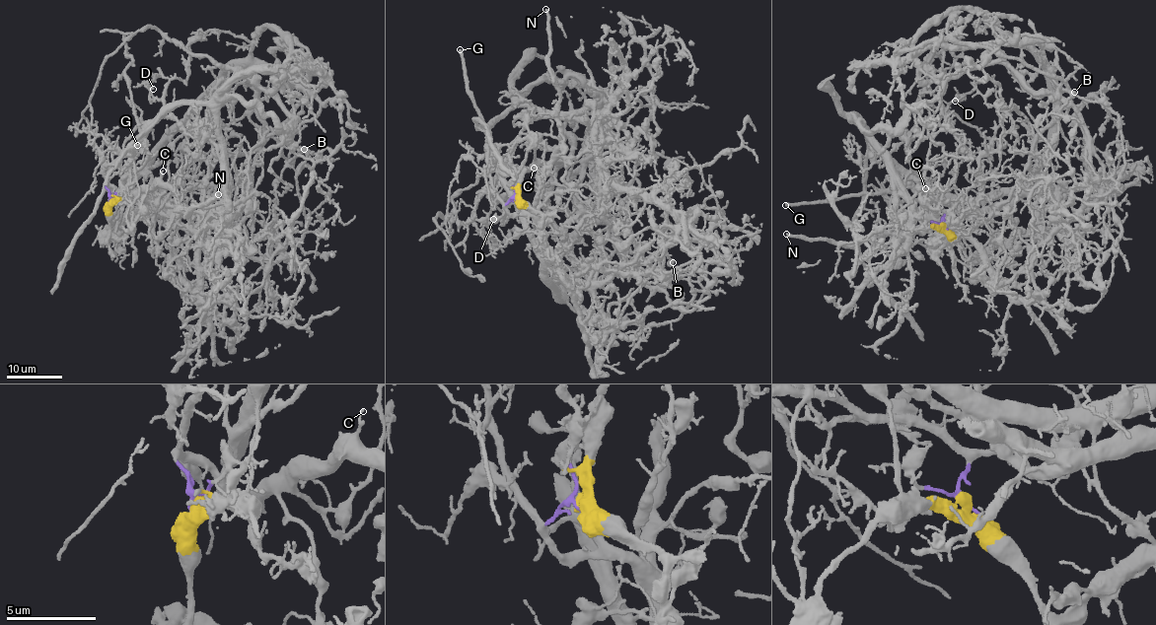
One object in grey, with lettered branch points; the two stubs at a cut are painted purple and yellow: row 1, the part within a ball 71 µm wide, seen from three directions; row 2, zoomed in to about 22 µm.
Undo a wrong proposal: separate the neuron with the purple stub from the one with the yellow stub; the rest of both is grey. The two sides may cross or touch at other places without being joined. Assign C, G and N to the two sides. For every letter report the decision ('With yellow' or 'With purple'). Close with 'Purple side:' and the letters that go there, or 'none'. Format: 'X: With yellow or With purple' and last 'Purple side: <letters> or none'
C: With purple
G: With purple
N: With purple
Purple side: C, G, N

